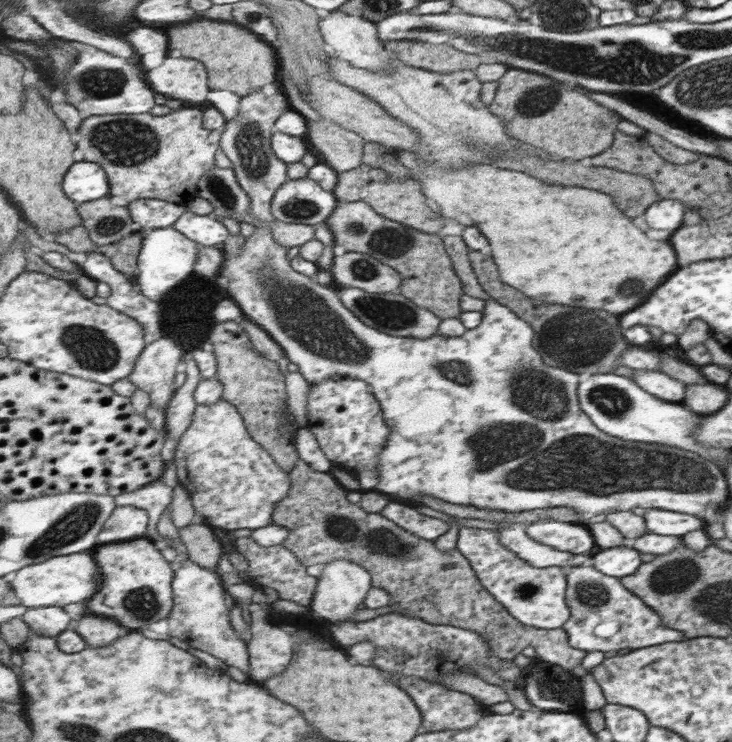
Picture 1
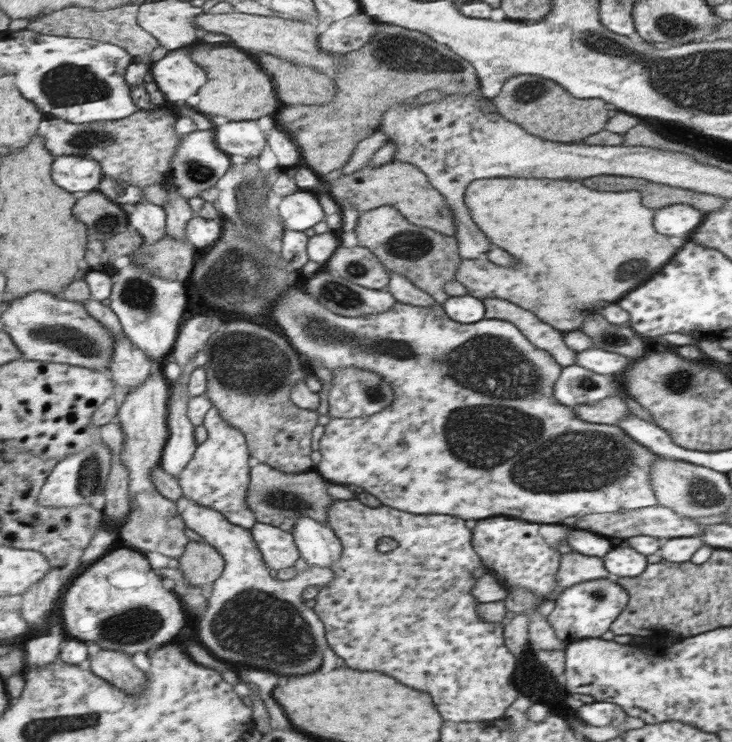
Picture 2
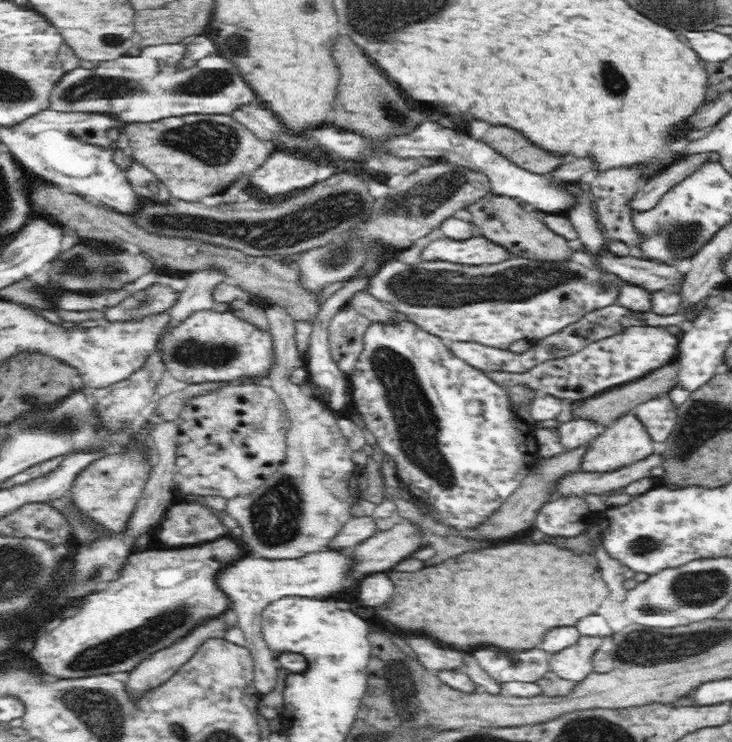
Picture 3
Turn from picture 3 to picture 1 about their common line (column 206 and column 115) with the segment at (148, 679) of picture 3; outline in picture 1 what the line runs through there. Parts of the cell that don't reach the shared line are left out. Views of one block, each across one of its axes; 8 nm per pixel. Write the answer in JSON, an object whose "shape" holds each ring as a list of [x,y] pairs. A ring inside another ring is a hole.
{"shape":[[[85,614],[77,620],[76,630],[84,636],[92,648],[108,646],[120,638],[122,625],[112,617],[101,617],[100,615]]]}

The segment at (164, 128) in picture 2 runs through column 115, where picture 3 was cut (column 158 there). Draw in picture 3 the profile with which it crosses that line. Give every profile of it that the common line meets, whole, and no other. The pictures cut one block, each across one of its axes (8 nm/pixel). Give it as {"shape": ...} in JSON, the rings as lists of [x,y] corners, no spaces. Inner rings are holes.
{"shape":[[[228,114],[186,115],[123,126],[134,161],[140,161],[162,180],[172,199],[201,201],[214,194],[218,185],[248,178],[275,148],[274,143],[260,139]]]}

